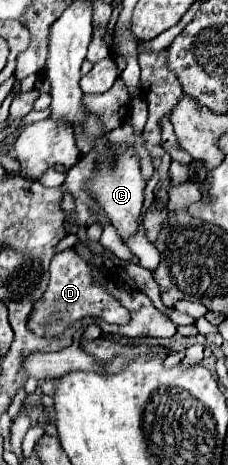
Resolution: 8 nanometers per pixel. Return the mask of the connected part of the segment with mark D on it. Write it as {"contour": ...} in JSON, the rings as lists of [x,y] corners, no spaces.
{"contour":[[[66,249],[52,259],[48,291],[44,293],[44,299],[40,299],[34,305],[28,327],[40,337],[56,337],[64,333],[64,329],[70,323],[84,317],[100,317],[108,323],[118,323],[118,325],[124,325],[130,321],[128,311],[102,285],[92,281],[90,265],[82,257],[78,257],[74,249]]]}

